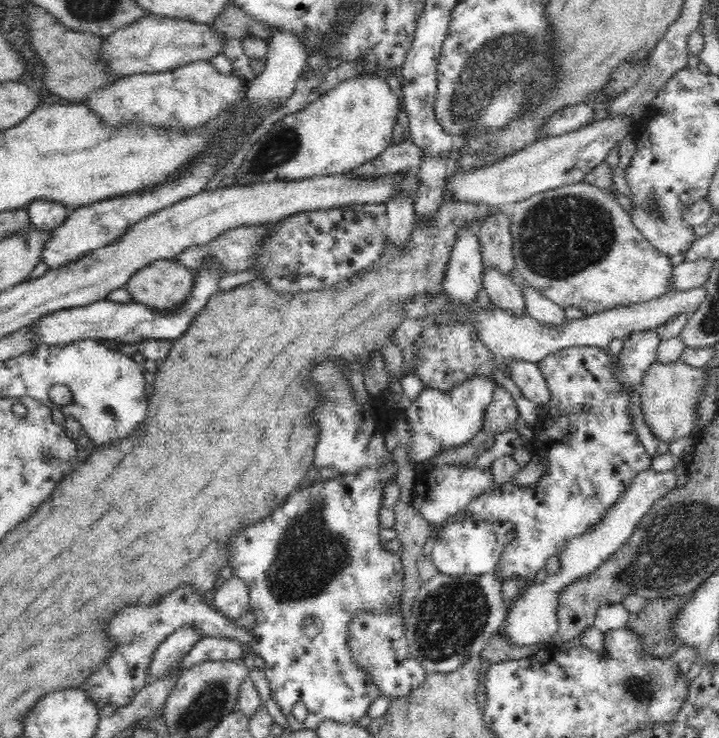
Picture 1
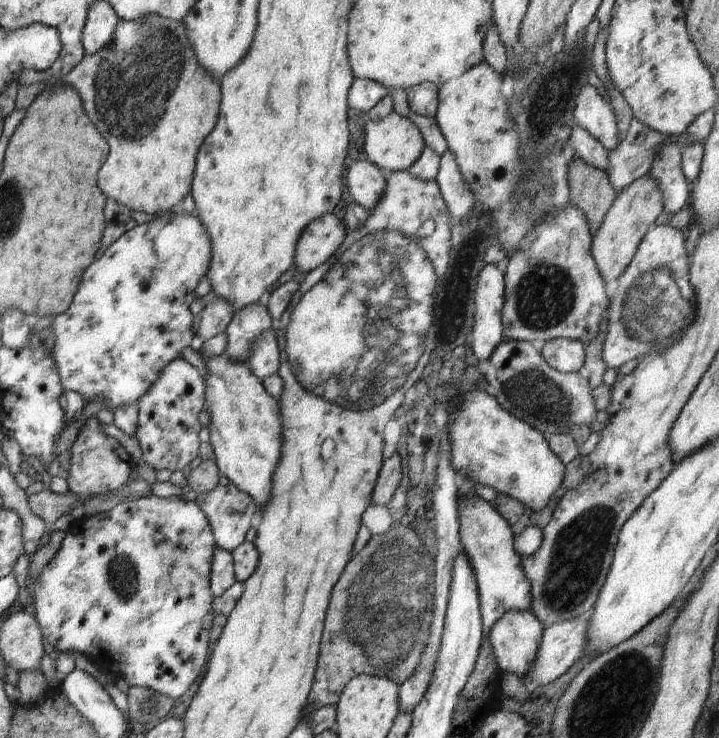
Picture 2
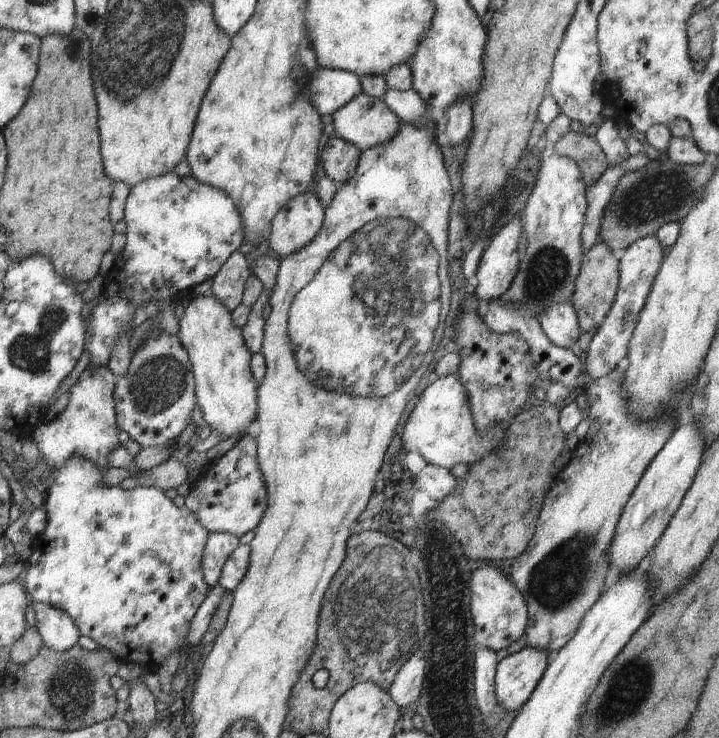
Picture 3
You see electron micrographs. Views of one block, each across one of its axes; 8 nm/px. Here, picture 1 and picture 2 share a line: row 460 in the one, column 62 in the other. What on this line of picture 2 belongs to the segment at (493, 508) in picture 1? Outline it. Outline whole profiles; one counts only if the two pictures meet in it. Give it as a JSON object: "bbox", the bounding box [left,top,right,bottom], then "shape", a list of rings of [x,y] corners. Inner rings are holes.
{"bbox":[30,495,218,698],"shape":[[[156,495],[142,496],[142,498],[127,500],[118,503],[110,511],[99,516],[92,516],[94,520],[82,519],[82,522],[72,522],[66,530],[67,533],[61,542],[58,552],[50,562],[42,568],[33,580],[33,594],[31,596],[30,610],[42,629],[50,649],[59,653],[82,653],[90,658],[91,662],[100,670],[104,670],[113,677],[124,677],[130,686],[146,687],[160,694],[180,698],[196,682],[208,662],[209,636],[215,617],[213,600],[215,596],[210,588],[210,573],[213,552],[218,548],[206,515],[195,501],[185,501],[178,497],[157,497]]]}

